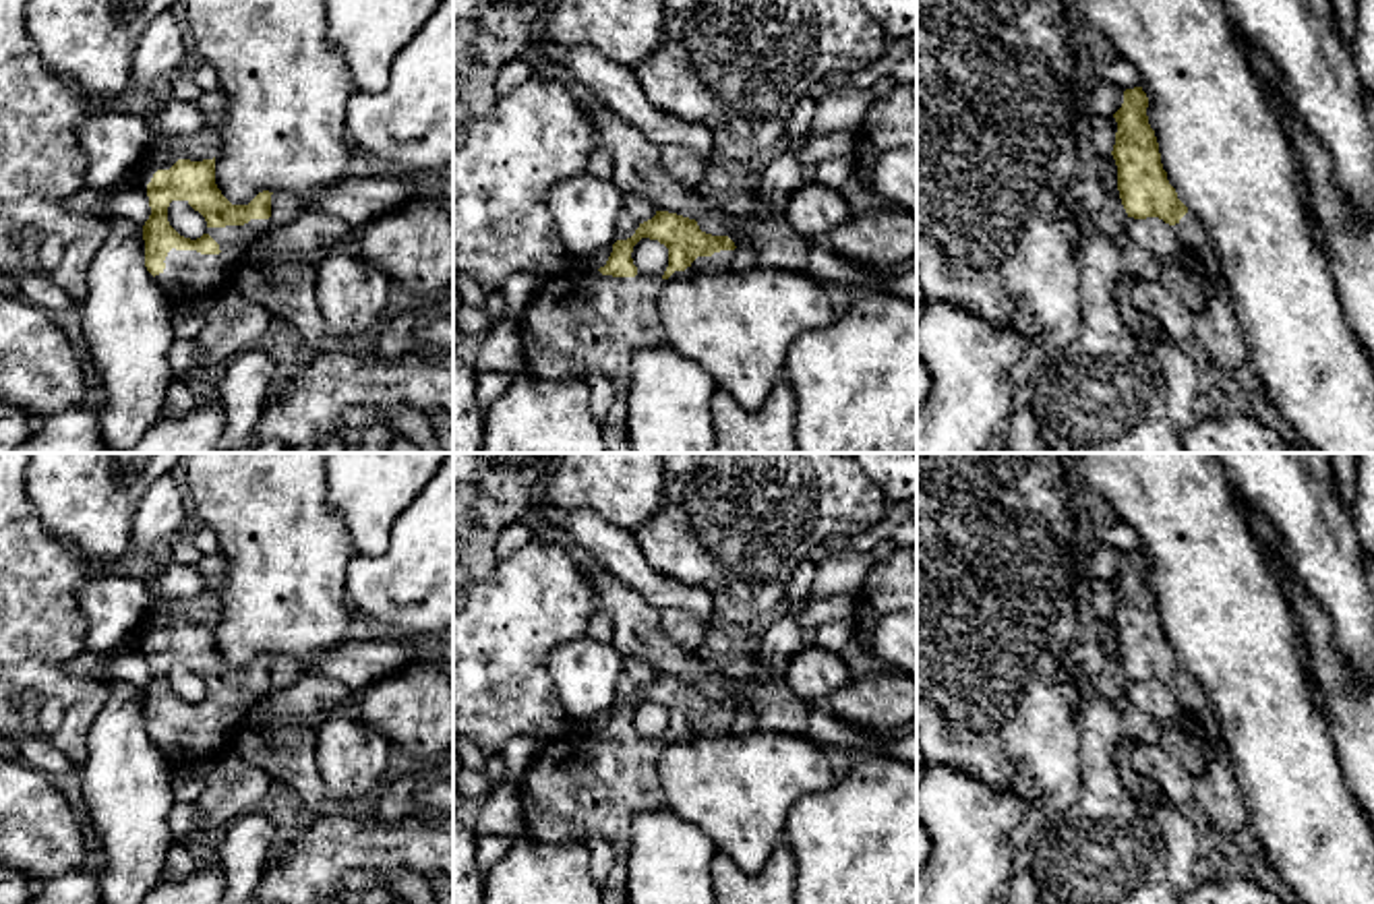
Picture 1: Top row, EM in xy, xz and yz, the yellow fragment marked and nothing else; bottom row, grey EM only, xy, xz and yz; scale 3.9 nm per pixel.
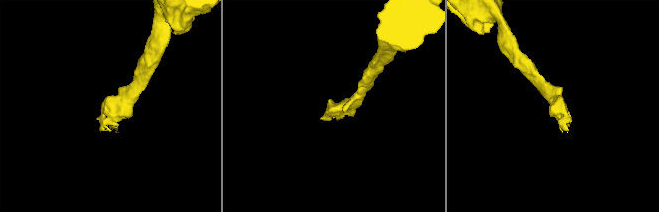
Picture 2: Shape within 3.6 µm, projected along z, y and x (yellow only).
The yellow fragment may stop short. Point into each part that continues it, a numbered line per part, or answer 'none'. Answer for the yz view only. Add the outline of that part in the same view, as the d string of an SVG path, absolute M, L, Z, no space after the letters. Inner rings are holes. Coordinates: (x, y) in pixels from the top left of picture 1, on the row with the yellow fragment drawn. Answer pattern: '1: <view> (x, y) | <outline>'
1: yz (1190, 232) | M1188 209L1188 213L1171 228L1177 234L1184 252L1190 254L1206 275L1225 283L1217 252L1200 219Z

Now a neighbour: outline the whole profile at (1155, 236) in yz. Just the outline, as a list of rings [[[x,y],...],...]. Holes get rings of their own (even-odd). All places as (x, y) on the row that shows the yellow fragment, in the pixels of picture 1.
[[[1128,217],[1124,232],[1161,263],[1179,261],[1186,254],[1175,230],[1159,217]]]

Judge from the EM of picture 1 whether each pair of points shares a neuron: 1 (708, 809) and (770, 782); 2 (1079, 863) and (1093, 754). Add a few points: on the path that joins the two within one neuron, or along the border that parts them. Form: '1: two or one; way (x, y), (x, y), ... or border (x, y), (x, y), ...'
1: one; way (723, 795), (729, 789), (756, 782)
2: one; way (1095, 836), (1095, 780)

